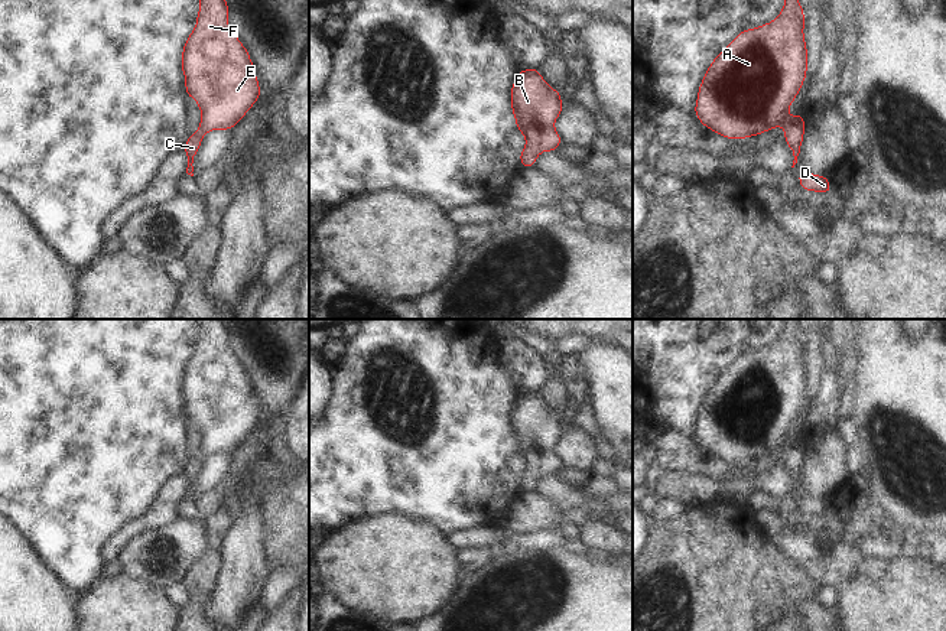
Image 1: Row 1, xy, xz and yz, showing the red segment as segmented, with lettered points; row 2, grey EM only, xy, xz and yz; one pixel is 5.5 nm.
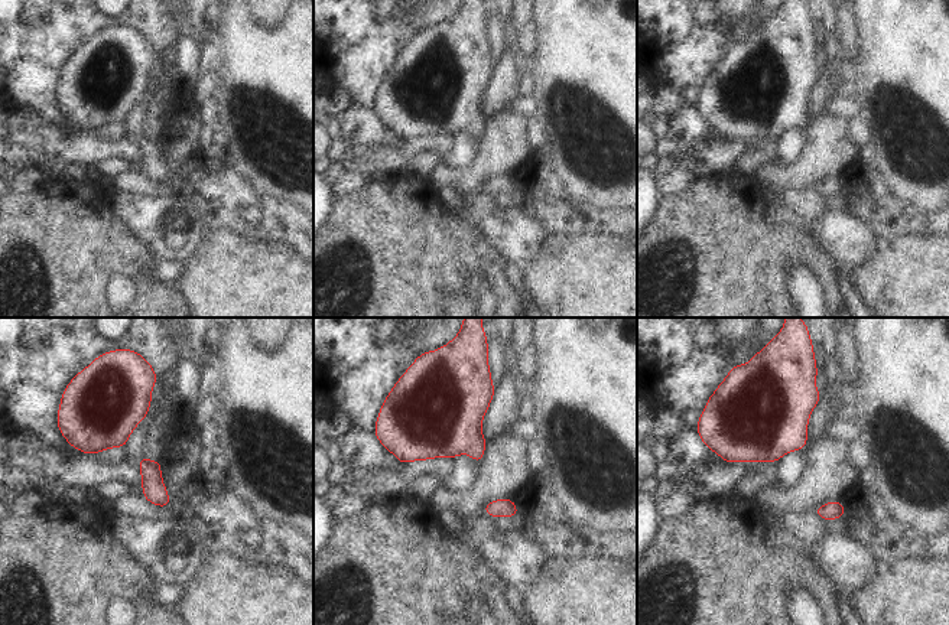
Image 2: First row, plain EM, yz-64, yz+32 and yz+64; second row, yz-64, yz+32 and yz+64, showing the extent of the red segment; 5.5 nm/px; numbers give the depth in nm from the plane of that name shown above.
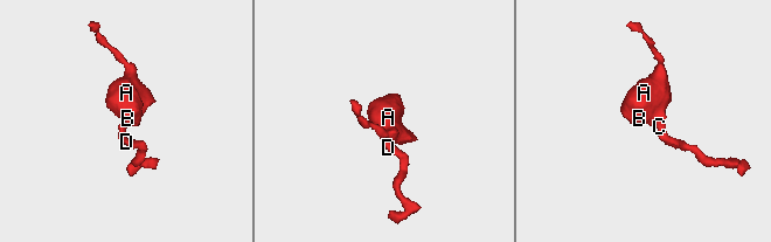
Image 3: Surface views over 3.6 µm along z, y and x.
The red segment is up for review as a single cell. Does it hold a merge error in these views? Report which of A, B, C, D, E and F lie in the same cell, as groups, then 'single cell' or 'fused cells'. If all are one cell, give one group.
A B C D E F; single cell

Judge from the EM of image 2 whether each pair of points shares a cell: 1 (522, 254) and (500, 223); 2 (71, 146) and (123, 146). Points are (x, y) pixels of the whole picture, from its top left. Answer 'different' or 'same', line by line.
1: same
2: same

